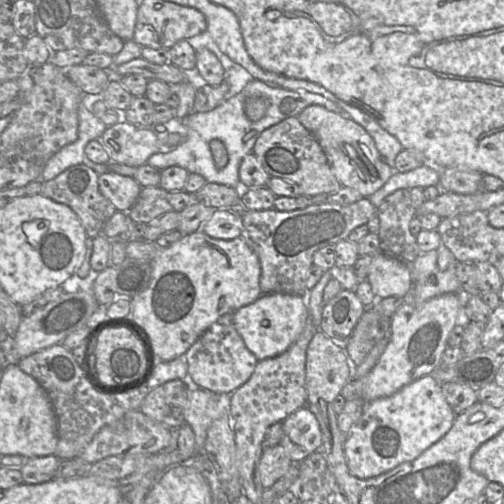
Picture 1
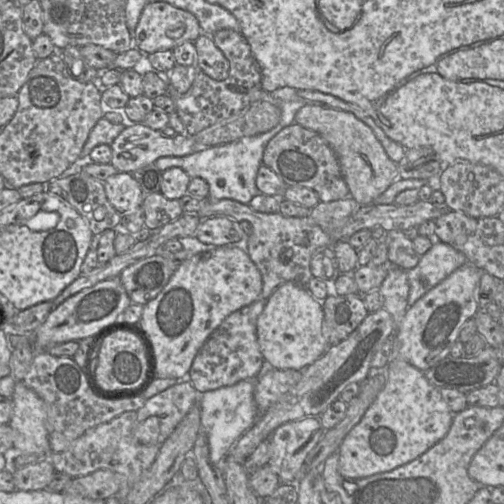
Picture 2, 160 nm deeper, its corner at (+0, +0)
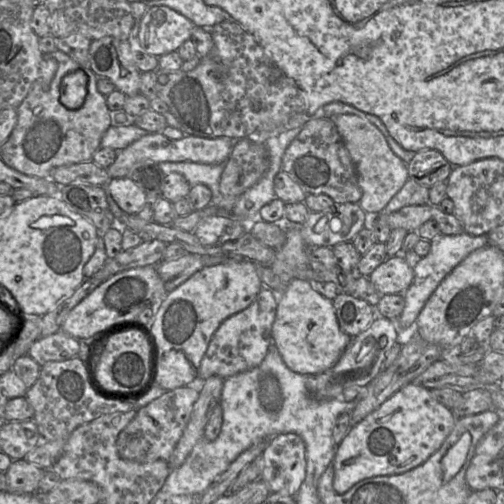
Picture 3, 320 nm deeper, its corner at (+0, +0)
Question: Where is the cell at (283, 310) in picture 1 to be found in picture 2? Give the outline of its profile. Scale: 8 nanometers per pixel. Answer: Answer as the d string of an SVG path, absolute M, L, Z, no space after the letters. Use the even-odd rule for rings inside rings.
M293 282L278 286L266 299L265 307L257 319L257 339L264 358L264 370L302 371L319 359L329 346L322 333L323 319L322 301L315 299L307 287Z

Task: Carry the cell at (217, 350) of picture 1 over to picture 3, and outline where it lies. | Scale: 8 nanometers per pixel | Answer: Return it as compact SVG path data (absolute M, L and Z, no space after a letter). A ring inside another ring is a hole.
M263 286L250 306L224 320L209 342L198 369L198 377L203 380L211 376L227 379L258 366L272 344L271 330L277 305L278 295Z

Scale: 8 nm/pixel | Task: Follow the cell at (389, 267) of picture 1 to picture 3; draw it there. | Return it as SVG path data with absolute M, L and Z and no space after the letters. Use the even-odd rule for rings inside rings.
M413 382L405 385L378 409L353 425L336 446L334 490L344 494L364 479L402 474L421 465L442 446L456 420L452 410L439 403L430 389Z

